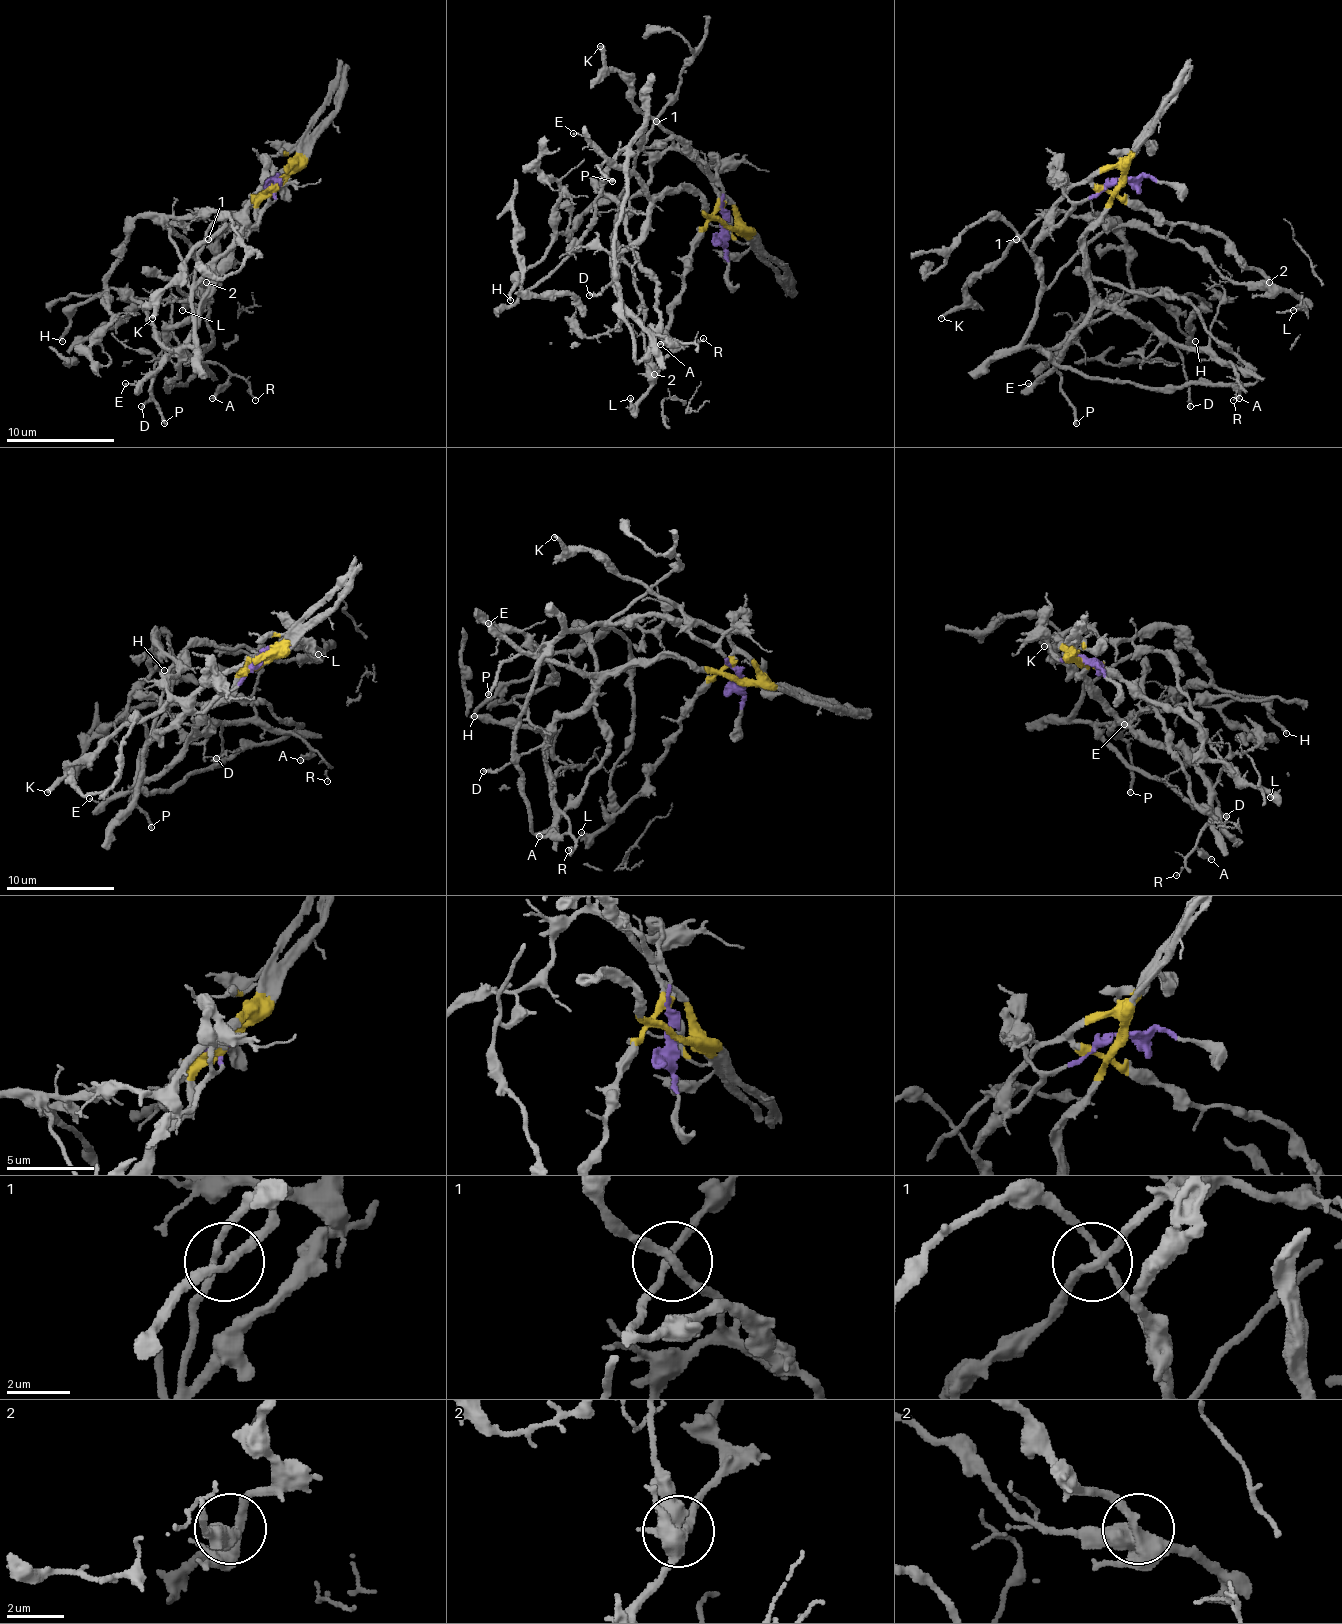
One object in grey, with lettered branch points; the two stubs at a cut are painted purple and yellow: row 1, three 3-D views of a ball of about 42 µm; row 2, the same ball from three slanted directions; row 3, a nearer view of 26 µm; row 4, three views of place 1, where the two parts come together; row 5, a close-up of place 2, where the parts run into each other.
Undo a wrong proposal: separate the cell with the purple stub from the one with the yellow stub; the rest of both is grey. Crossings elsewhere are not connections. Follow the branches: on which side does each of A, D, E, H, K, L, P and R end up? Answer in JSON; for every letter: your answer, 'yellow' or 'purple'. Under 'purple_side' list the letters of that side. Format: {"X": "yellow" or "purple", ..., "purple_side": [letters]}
{"A": "yellow", "D": "yellow", "E": "yellow", "H": "yellow", "K": "yellow", "L": "yellow", "P": "yellow", "R": "yellow", "purple_side": []}

